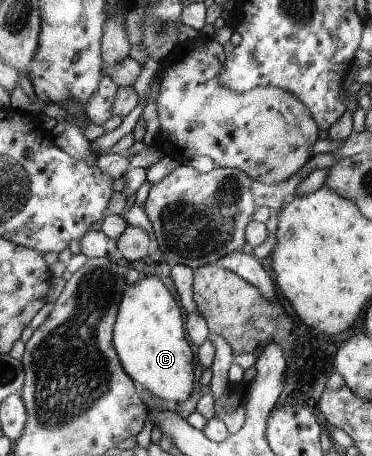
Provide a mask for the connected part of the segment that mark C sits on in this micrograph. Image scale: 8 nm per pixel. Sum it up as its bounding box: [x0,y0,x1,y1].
[112,275,197,406]

